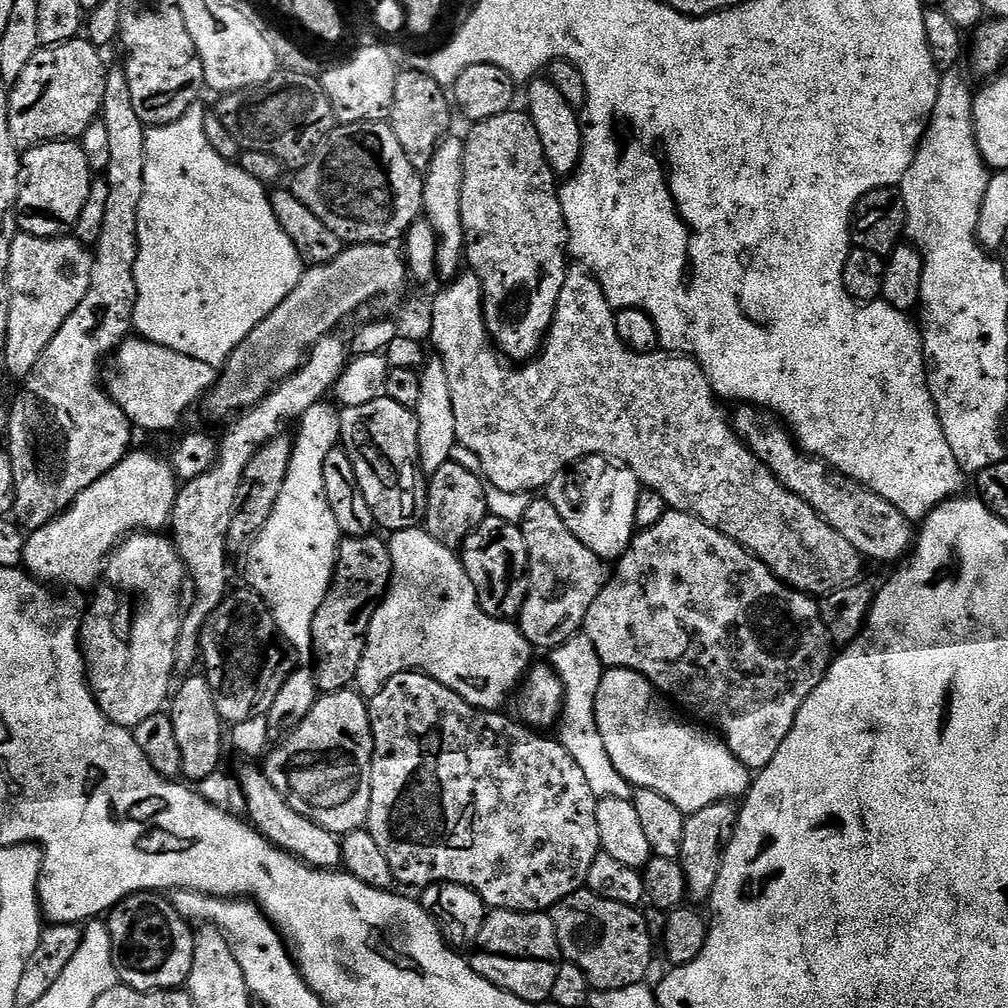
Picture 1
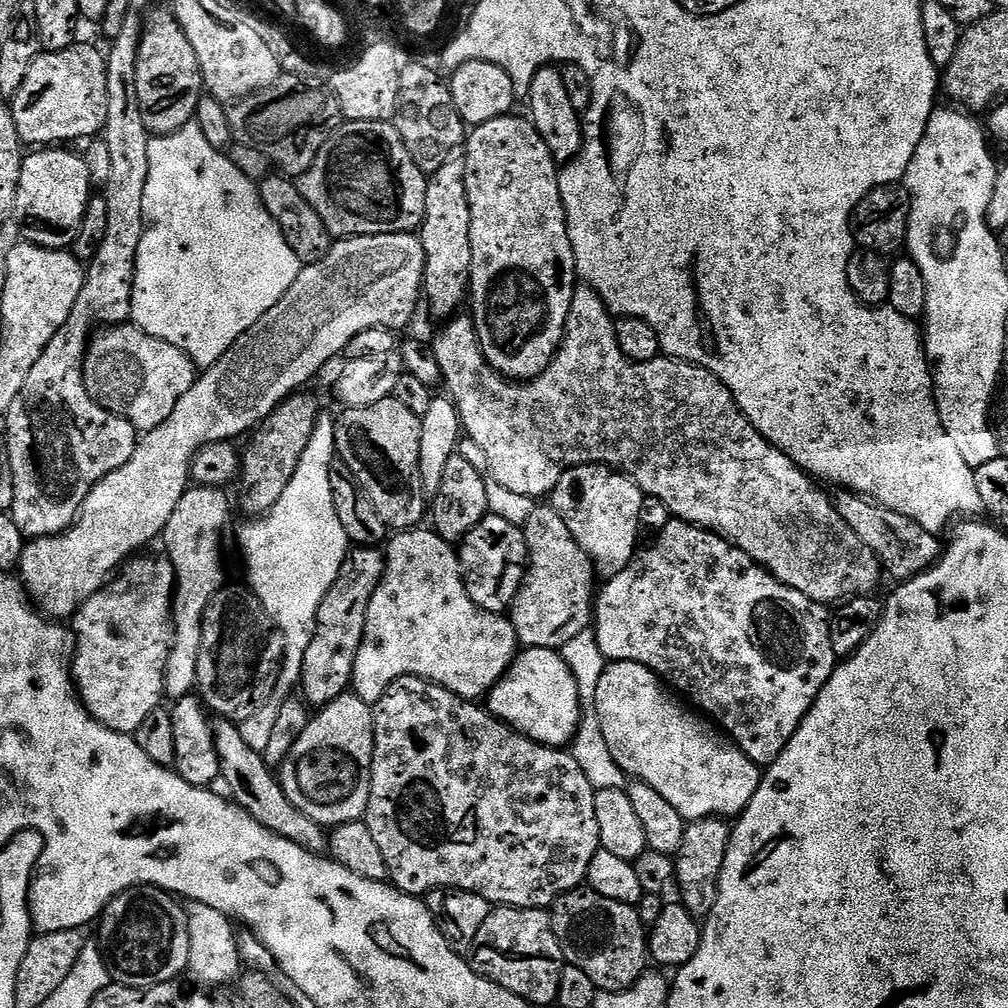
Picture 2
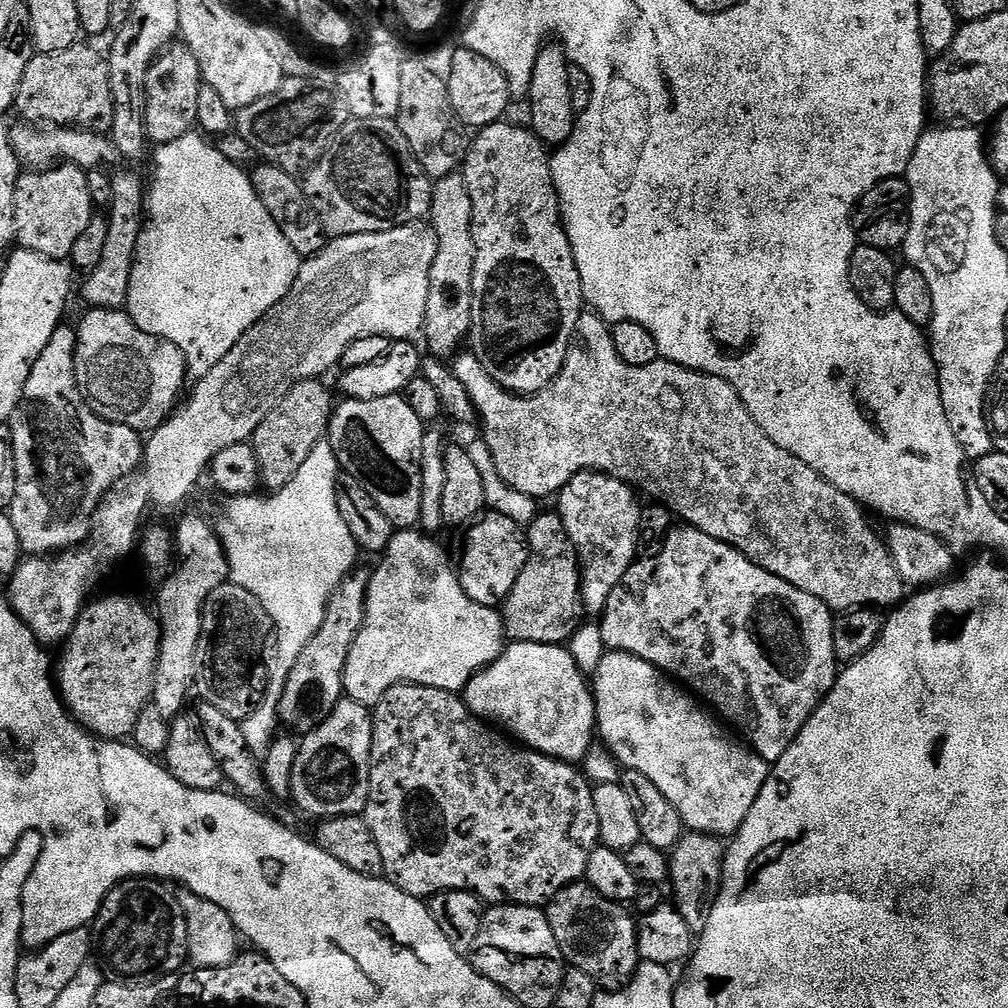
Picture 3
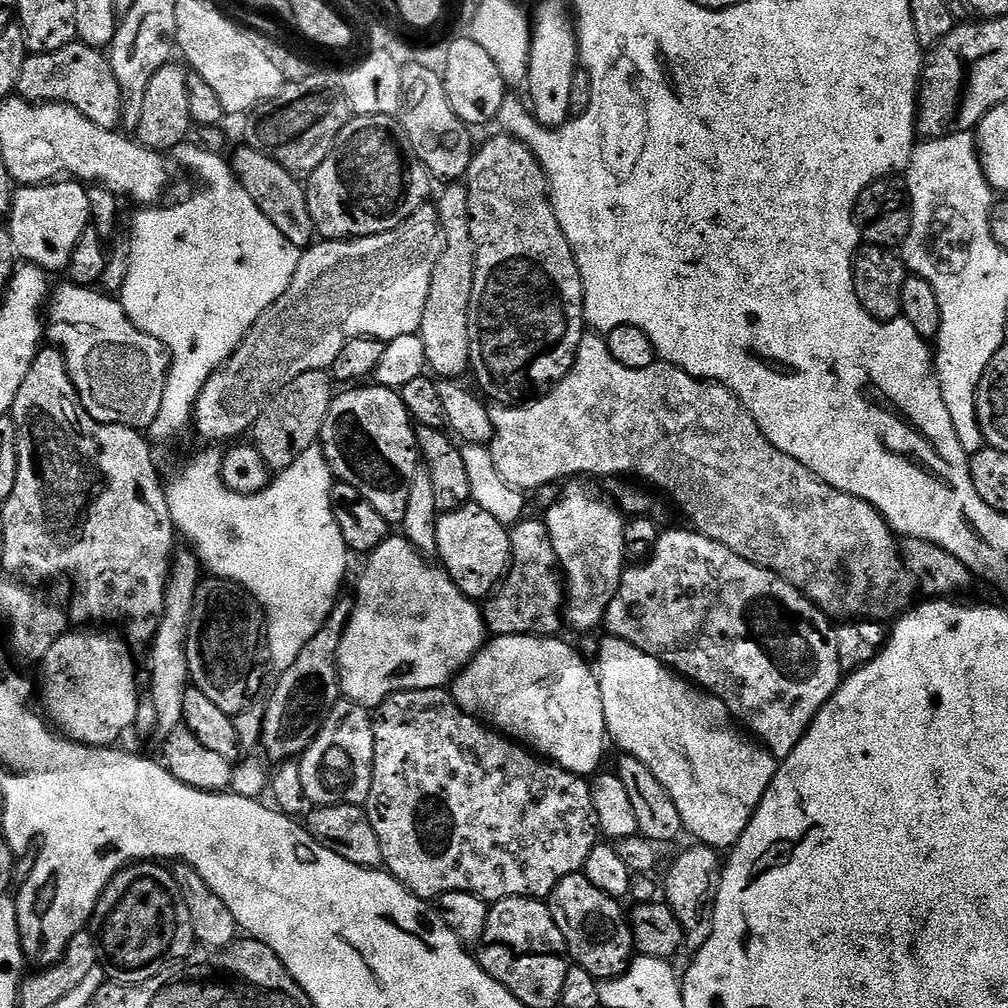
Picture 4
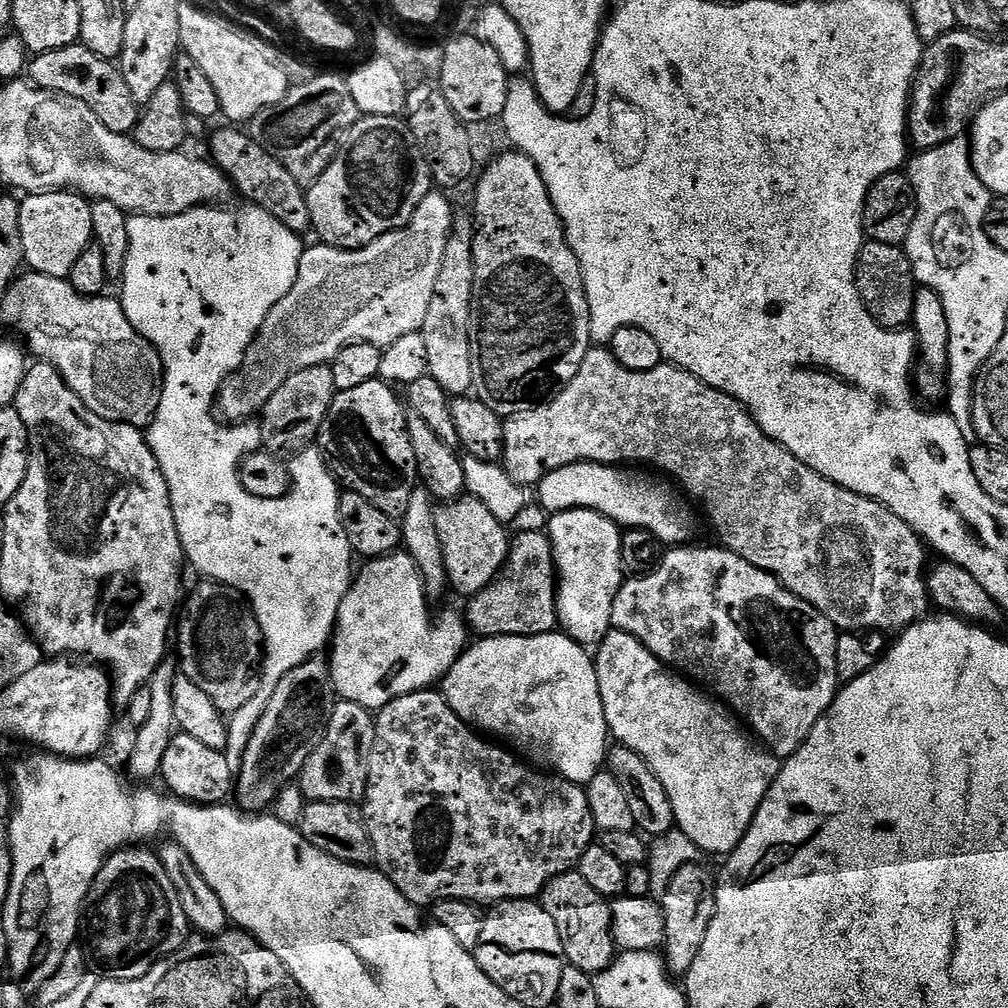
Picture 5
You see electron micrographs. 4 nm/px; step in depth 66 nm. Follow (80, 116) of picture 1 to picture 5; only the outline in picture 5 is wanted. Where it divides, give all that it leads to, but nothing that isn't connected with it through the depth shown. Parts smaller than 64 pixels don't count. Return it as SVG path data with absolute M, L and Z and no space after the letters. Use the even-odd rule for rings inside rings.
M77 42L65 48L33 55L26 72L36 87L45 88L48 92L61 92L86 102L86 106L90 106L90 110L94 110L94 114L102 123L110 126L110 130L128 134L135 129L142 111L141 105L136 105L137 93L130 90L126 78L113 61L103 60L85 44Z

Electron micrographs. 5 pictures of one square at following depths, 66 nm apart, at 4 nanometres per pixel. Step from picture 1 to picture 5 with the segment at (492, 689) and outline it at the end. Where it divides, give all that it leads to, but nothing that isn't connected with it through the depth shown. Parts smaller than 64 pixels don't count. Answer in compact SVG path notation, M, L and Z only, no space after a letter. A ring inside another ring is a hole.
M397 550L390 552L386 556L378 556L367 561L364 569L359 569L358 575L353 579L352 587L349 588L346 598L342 598L342 606L336 615L336 626L334 635L330 641L330 663L332 666L332 681L336 687L337 693L343 699L350 702L358 702L363 708L369 710L379 710L387 706L394 698L402 698L411 692L423 692L439 685L443 681L444 675L454 666L454 662L459 658L464 649L470 643L470 628L466 623L465 617L456 612L444 612L437 620L432 620L432 612L428 609L428 599L430 593L427 585L424 584L424 576L420 572L420 567L416 564L414 558L408 555L407 551Z

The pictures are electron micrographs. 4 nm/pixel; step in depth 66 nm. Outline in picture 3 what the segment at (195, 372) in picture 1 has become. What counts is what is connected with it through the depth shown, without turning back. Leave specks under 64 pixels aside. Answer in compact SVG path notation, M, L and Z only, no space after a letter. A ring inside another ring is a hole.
M114 308L87 309L76 330L76 381L84 400L104 420L125 424L141 434L151 434L172 415L177 407L180 391L185 391L184 380L188 376L188 364L182 350L159 336L146 334L134 323L127 311Z

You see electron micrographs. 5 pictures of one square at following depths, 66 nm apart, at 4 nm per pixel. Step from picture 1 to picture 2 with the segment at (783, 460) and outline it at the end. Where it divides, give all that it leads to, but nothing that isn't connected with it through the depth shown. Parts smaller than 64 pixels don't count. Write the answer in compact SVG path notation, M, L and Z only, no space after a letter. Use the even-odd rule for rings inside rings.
M844 490L839 494L841 496L837 495L834 500L836 509L840 511L846 524L858 534L858 538L862 538L862 542L870 546L870 550L874 550L883 571L893 572L897 581L910 580L939 560L942 540L940 544L941 537L937 533L926 530L918 522L914 522L914 518L906 518L906 514L898 514L858 492Z

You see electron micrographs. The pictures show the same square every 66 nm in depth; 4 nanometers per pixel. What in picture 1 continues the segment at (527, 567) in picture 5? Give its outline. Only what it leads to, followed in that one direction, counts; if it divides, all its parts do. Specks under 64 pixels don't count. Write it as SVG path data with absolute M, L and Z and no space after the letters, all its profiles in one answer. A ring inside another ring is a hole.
M546 498L533 499L524 515L522 527L528 547L528 598L520 611L518 627L533 649L551 650L562 646L583 629L586 614L590 606L594 606L594 598L598 598L605 586L606 564L598 554L594 554L594 550L590 550L590 546L578 542L578 538L566 526L566 522L562 522L558 510L554 510L554 506Z

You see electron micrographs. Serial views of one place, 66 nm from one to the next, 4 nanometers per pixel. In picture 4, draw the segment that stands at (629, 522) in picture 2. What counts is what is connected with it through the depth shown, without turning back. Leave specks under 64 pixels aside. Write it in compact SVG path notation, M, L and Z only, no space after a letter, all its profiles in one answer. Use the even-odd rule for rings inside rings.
M572 488L547 509L546 523L552 533L552 545L566 577L566 620L580 632L588 632L604 624L604 615L608 613L614 594L620 589L620 580L626 571L626 520L621 509L612 504L599 500L588 488Z

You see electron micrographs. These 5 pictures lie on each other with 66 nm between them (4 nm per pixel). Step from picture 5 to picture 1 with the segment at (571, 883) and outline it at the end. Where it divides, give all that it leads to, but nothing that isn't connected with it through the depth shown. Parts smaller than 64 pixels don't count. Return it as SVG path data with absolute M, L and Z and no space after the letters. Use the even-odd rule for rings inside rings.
M585 886L562 898L550 909L550 915L563 959L578 966L593 989L618 990L645 983L644 975L652 968L654 937L639 907L610 902Z

